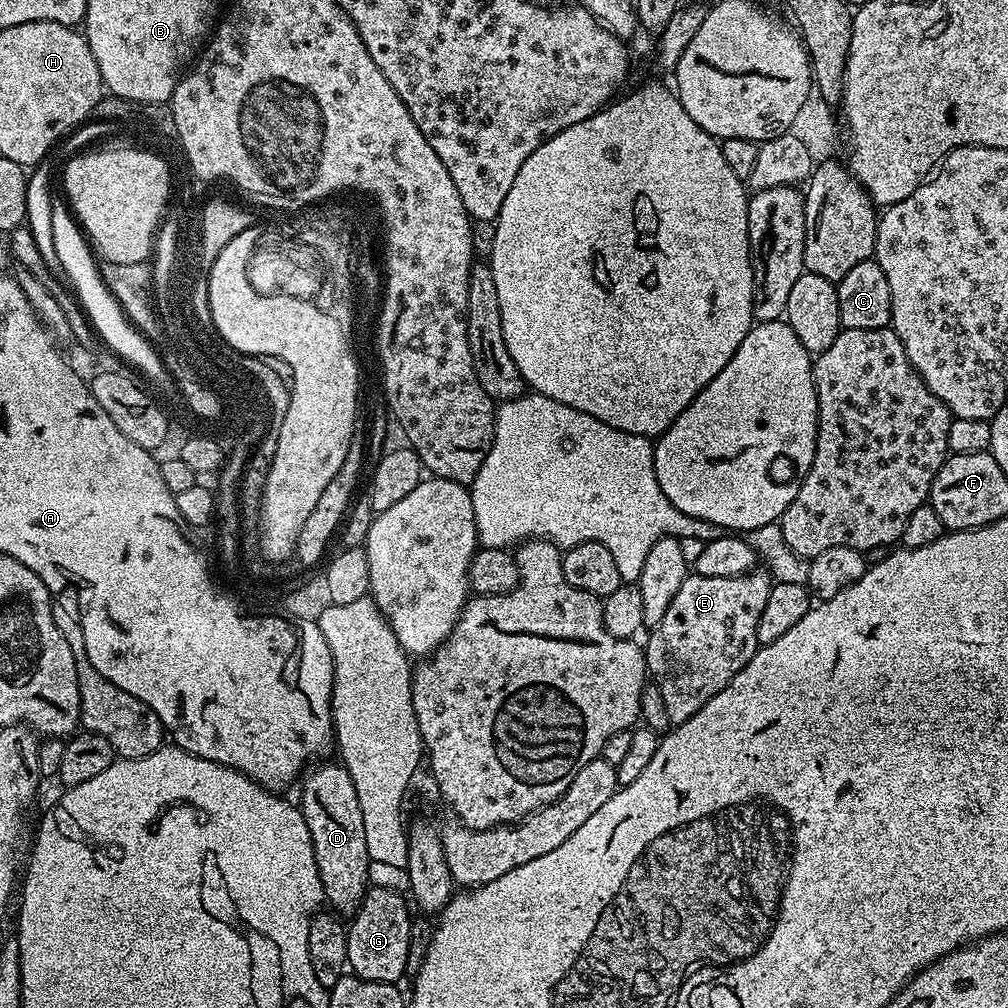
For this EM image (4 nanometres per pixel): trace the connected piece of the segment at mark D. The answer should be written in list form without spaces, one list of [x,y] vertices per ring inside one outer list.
[[[339,762],[323,764],[309,767],[303,773],[304,785],[300,788],[298,807],[312,835],[314,858],[318,862],[325,901],[329,905],[332,903],[330,908],[333,913],[352,914],[359,908],[361,898],[370,887],[370,861],[366,854],[366,830],[362,827],[362,806],[358,806],[354,782],[350,782],[350,774],[344,765]]]

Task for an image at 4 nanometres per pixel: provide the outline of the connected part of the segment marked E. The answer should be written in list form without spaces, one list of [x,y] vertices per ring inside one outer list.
[[[753,570],[736,577],[702,577],[690,574],[682,582],[678,594],[674,594],[674,602],[670,602],[662,622],[647,633],[648,644],[643,645],[644,660],[648,664],[648,675],[651,683],[662,690],[662,698],[666,702],[666,714],[670,714],[673,725],[686,722],[714,694],[723,690],[754,658],[756,649],[761,647],[758,642],[758,618],[762,618],[762,609],[766,606],[766,598],[770,598],[770,590],[774,583],[773,577],[764,570]]]

